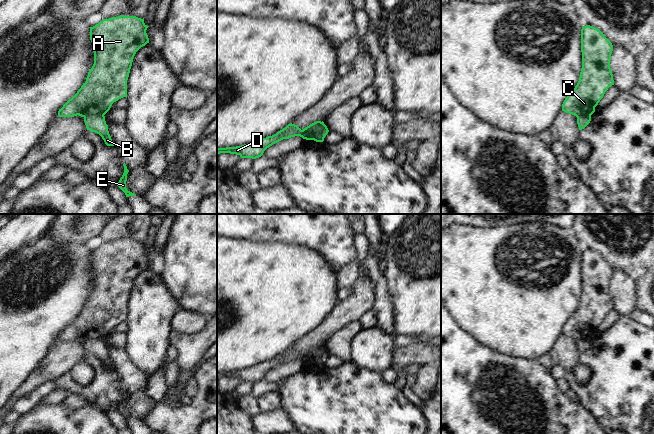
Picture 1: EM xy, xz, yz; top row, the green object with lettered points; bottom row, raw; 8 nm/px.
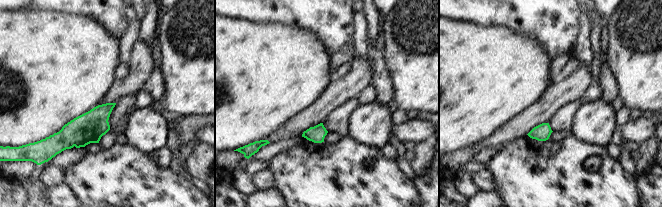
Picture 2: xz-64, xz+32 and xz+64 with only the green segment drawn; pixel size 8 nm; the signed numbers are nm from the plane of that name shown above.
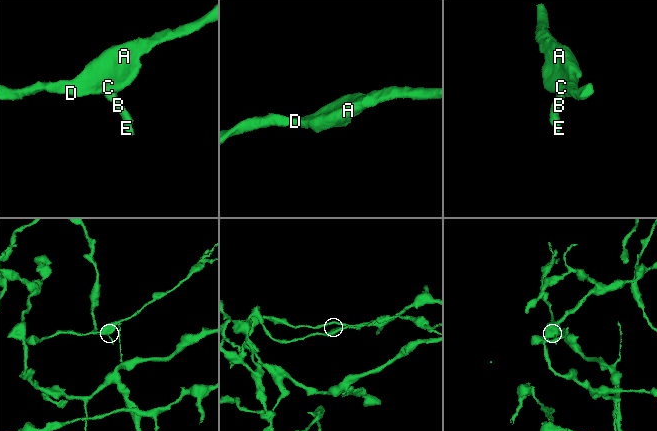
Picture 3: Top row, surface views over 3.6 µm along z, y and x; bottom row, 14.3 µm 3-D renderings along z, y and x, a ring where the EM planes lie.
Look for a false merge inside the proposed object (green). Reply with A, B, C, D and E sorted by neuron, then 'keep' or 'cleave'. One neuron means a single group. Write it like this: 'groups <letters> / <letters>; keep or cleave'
groups A C D / B E; cleave

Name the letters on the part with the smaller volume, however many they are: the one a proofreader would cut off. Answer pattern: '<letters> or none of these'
B, E

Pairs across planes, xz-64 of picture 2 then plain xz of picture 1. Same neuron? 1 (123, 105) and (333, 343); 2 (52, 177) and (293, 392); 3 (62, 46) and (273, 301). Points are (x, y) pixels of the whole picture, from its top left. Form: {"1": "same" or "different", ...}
{"1": "same", "2": "different", "3": "same"}

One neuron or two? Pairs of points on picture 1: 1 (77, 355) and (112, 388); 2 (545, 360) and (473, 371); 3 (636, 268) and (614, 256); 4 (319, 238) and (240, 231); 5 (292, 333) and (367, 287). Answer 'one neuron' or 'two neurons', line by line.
1: two neurons
2: two neurons
3: one neuron
4: one neuron
5: two neurons

